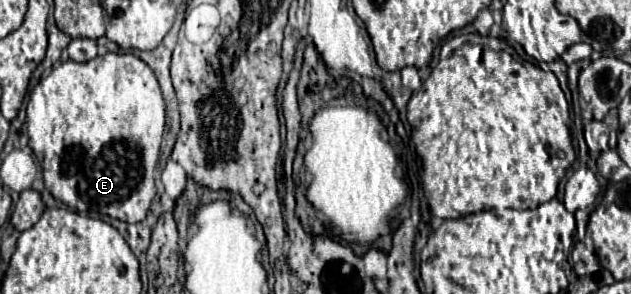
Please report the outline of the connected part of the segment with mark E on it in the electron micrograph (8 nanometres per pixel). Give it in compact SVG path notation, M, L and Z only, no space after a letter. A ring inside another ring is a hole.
M106 52L102 56L96 56L88 62L74 62L74 60L66 60L64 64L60 62L58 66L52 68L52 72L48 76L44 76L30 92L30 100L28 100L28 116L26 116L26 124L28 124L28 146L32 148L32 152L36 154L36 158L42 164L44 170L44 184L50 190L50 194L56 200L62 200L66 206L78 210L80 214L88 214L88 212L98 212L98 214L106 214L110 218L118 218L124 222L142 222L148 214L150 202L156 196L156 186L154 186L154 170L156 170L156 162L158 162L158 154L160 154L160 144L162 144L162 134L164 134L164 100L162 100L162 92L158 86L158 80L154 76L154 72L150 70L150 66L140 60L138 56L134 56L132 52L128 54L116 54L116 52Z

